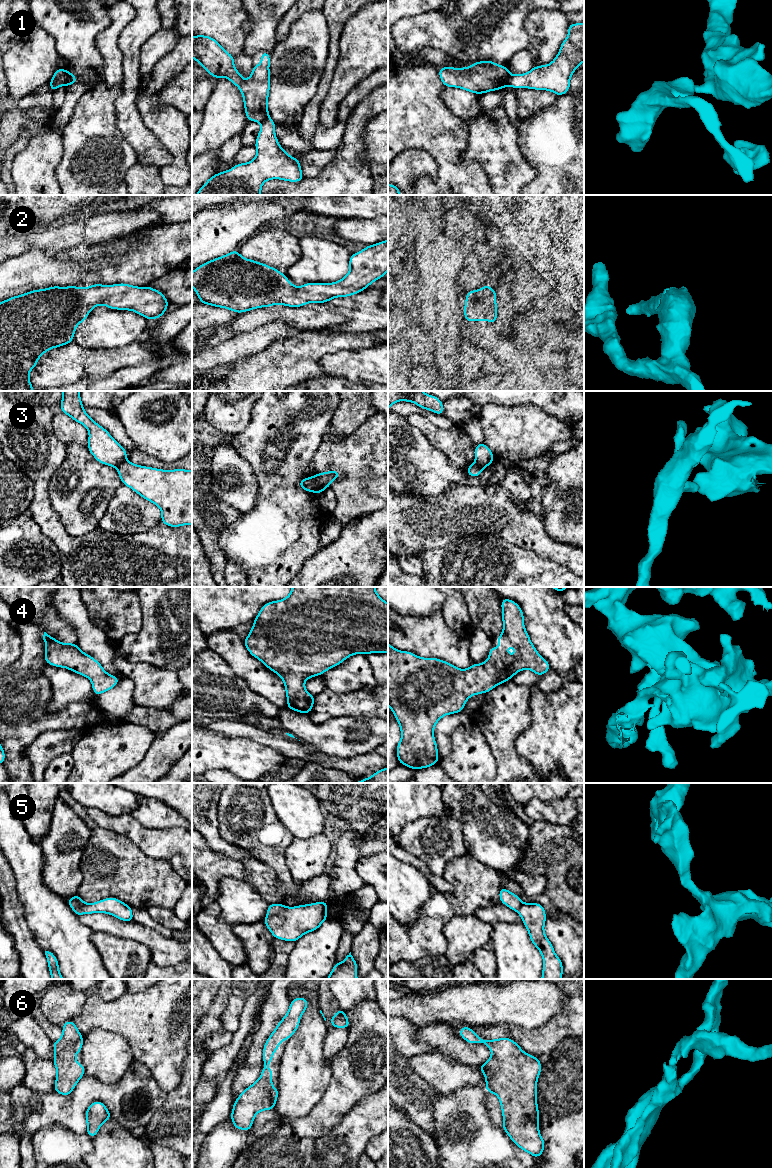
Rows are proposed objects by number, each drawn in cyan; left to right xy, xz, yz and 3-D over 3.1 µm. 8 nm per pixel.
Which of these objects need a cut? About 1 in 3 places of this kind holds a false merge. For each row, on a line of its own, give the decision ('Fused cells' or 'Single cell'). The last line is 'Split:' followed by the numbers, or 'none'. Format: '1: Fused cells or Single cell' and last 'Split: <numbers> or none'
1: Fused cells
2: Single cell
3: Fused cells
4: Single cell
5: Fused cells
6: Single cell
Split: 1, 3, 5

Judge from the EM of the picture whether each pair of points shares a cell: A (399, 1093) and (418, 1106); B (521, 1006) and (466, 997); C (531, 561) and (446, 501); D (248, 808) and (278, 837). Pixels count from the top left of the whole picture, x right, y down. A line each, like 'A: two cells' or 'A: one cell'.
A: one cell
B: one cell
C: two cells
D: one cell

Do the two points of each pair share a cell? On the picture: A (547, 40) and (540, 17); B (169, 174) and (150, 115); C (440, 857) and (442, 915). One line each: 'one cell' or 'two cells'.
A: one cell
B: one cell
C: two cells

